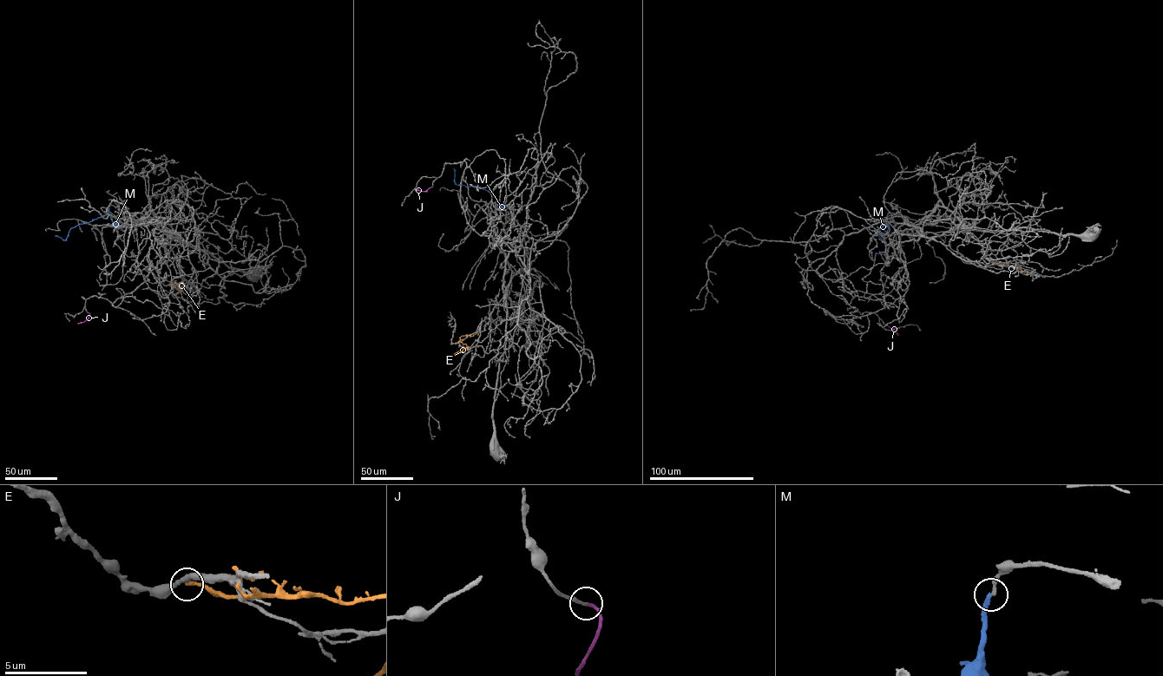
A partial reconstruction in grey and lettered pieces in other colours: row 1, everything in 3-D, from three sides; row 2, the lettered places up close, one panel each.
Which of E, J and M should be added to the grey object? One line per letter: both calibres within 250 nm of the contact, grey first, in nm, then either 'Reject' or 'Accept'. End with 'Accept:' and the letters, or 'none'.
E: Thickness 280 nm (grey) against 220 nm. Reject
J: Thickness 170 nm (grey) against 150 nm. Accept
M: Thickness 200 nm (grey) against 280 nm. Reject
Accept: J

